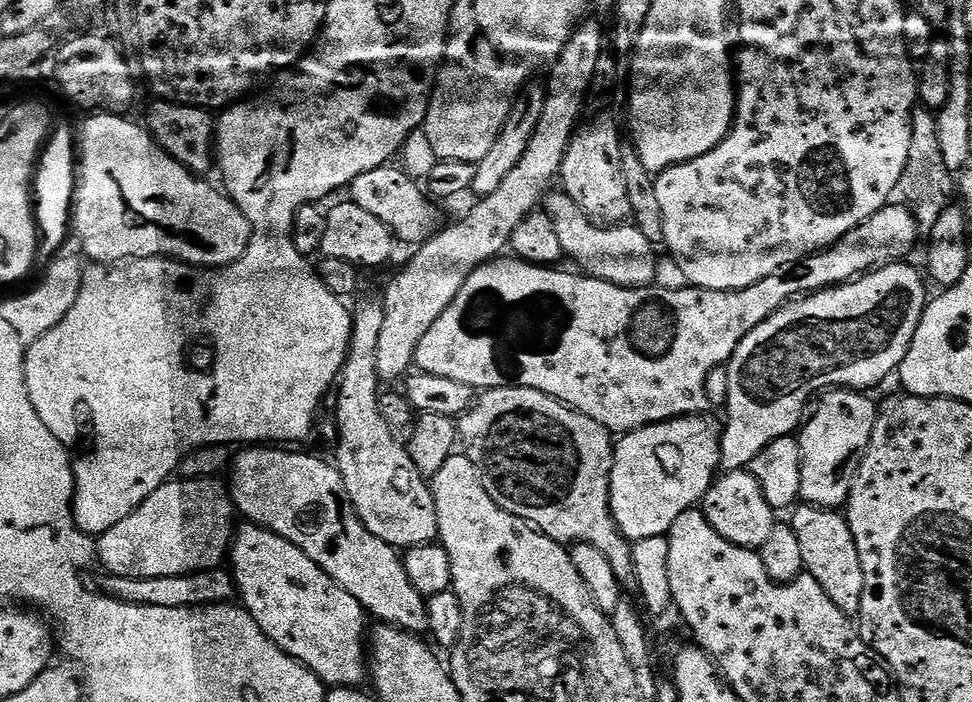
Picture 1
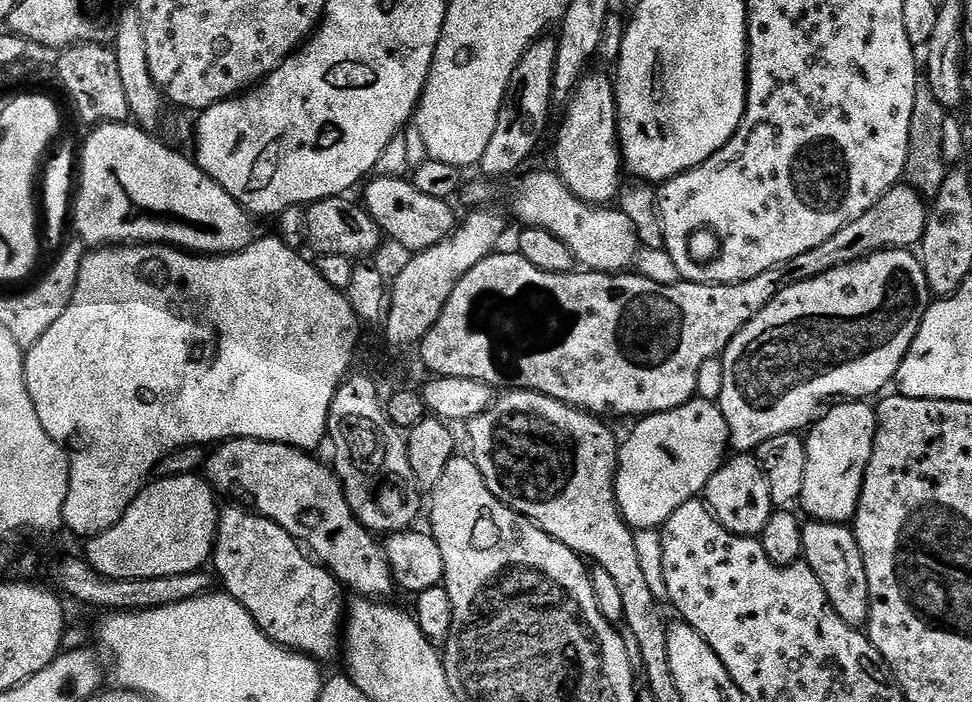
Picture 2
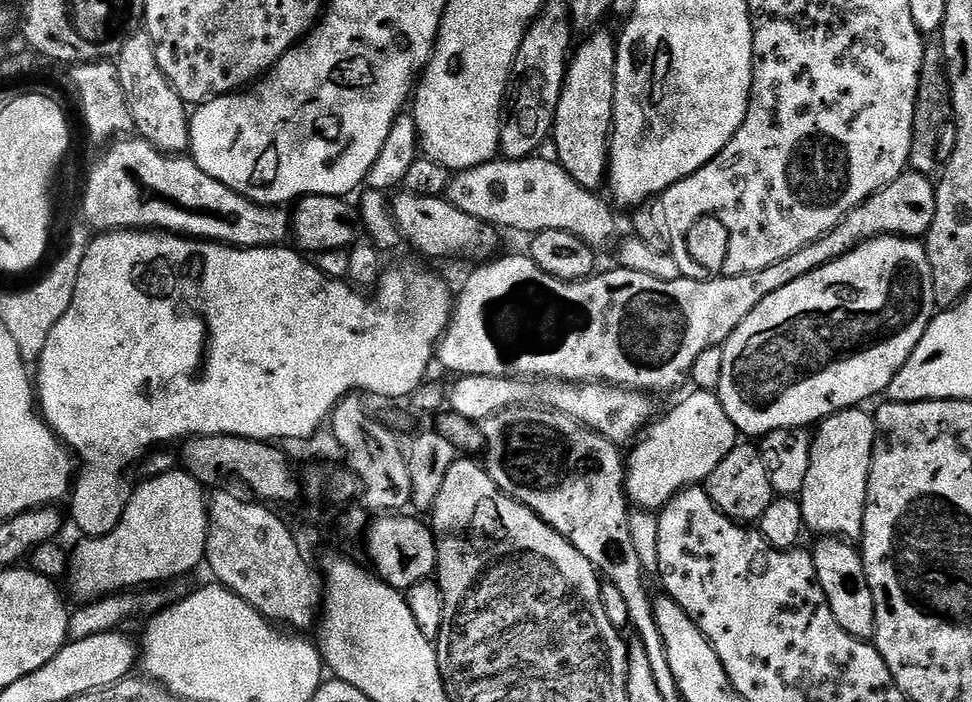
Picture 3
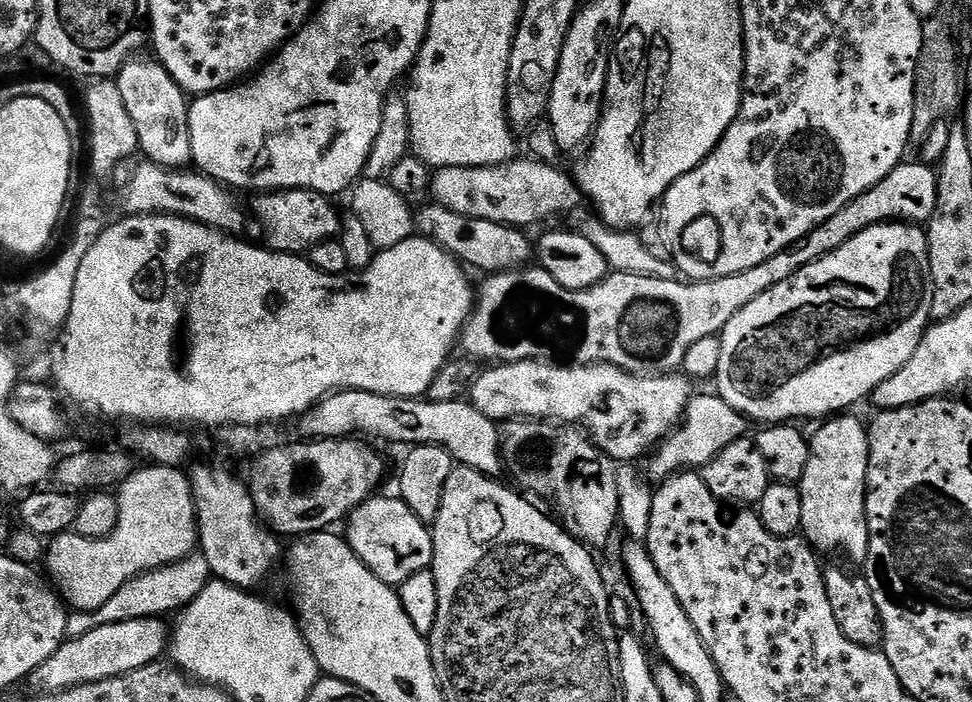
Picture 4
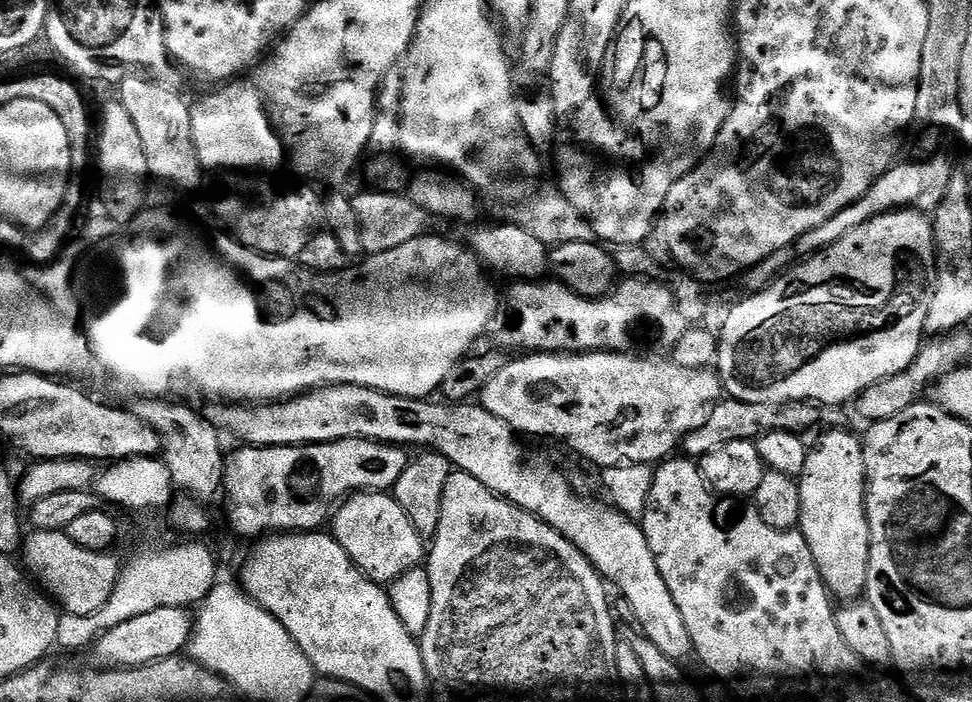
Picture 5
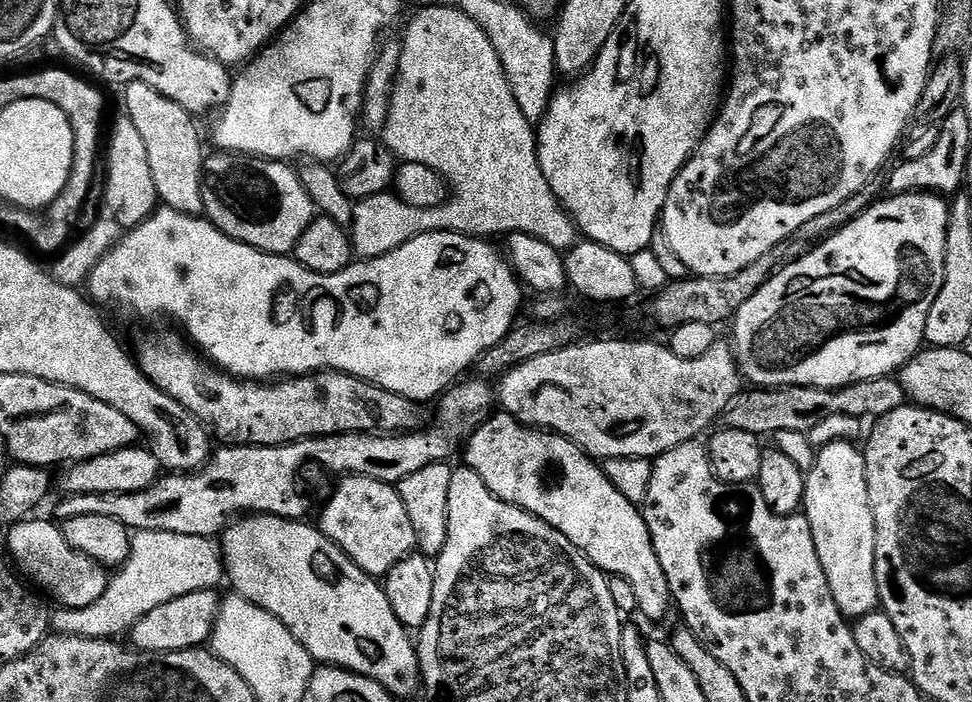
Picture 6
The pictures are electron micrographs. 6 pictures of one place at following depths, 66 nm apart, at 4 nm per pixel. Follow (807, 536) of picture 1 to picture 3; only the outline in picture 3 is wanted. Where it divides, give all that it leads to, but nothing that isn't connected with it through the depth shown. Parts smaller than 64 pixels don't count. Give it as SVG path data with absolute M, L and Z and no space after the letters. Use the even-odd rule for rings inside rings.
M820 538L817 541L816 548L811 549L812 561L818 582L826 594L830 614L834 614L838 626L842 626L846 634L859 640L871 641L876 635L874 594L866 578L864 557L860 555L859 547L844 538Z

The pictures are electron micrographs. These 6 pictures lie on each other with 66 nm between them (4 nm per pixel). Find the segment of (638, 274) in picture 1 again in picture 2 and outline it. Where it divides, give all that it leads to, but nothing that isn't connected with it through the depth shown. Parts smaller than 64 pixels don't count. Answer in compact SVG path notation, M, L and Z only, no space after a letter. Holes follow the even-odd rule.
M549 170L549 172L532 172L524 181L520 184L520 189L516 192L516 216L521 220L521 225L529 228L541 228L546 230L550 234L554 234L554 238L558 238L558 242L566 242L566 246L570 246L570 250L574 254L577 265L581 269L590 272L610 272L613 274L624 274L629 271L635 265L638 253L641 251L641 245L639 239L636 237L634 226L630 222L630 218L626 214L620 212L612 206L597 206L595 204L588 204L585 200L579 200L576 195L571 192L566 186L566 182L555 171Z

